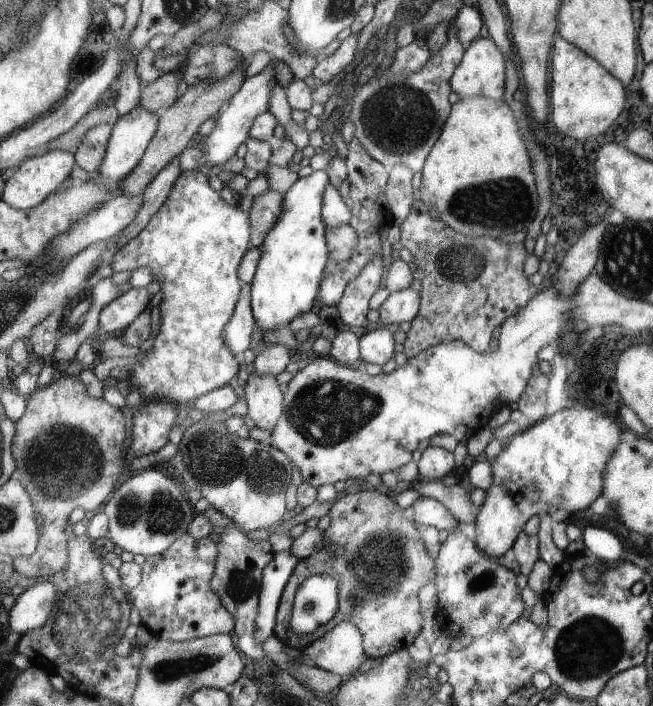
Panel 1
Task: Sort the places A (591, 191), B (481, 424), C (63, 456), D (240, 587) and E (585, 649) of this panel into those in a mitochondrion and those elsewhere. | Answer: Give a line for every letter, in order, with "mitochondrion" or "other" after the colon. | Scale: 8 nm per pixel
A: other
B: other
C: mitochondrion
D: mitochondrion
E: mitochondrion

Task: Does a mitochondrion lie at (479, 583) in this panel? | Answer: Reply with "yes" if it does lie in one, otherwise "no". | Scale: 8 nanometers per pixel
yes

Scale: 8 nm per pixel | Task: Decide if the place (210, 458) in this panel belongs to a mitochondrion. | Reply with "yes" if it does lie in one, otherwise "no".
yes

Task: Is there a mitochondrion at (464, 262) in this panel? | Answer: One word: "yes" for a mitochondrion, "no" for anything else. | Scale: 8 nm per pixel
yes

